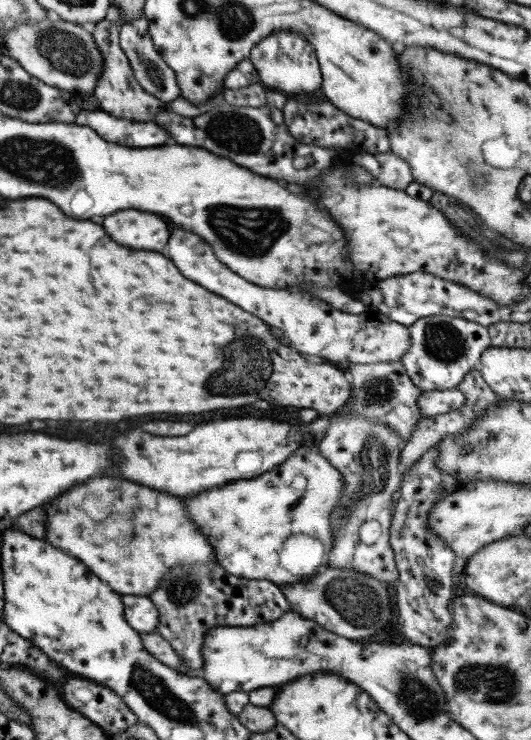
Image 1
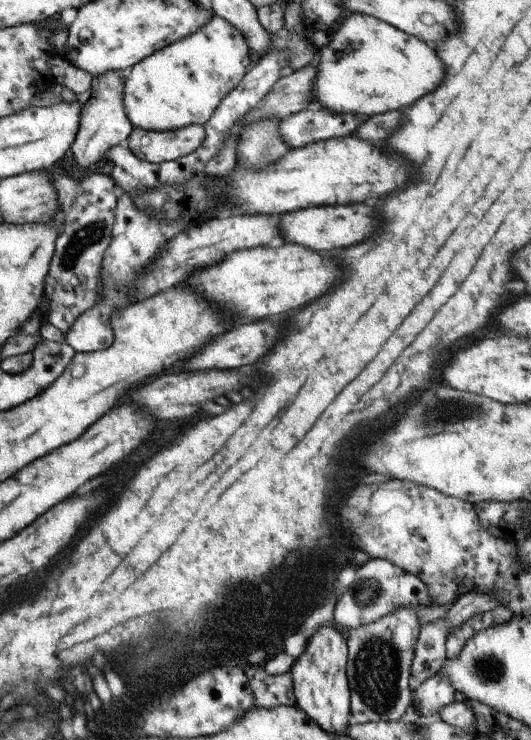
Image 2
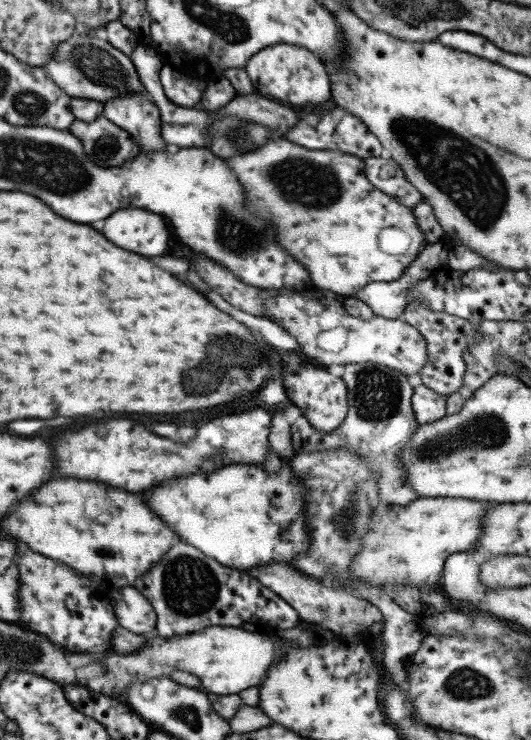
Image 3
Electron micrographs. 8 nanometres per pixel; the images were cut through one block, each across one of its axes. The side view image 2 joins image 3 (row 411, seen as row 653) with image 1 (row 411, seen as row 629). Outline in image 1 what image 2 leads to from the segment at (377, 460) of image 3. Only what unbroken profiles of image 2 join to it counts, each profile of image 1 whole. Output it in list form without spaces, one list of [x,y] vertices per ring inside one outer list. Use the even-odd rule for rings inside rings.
[[[400,361],[349,364],[347,377],[351,390],[347,407],[355,412],[355,415],[377,419],[393,430],[393,433],[399,437],[399,442],[407,443],[411,439],[411,431],[419,421],[420,412],[416,402],[422,389],[411,382]]]

